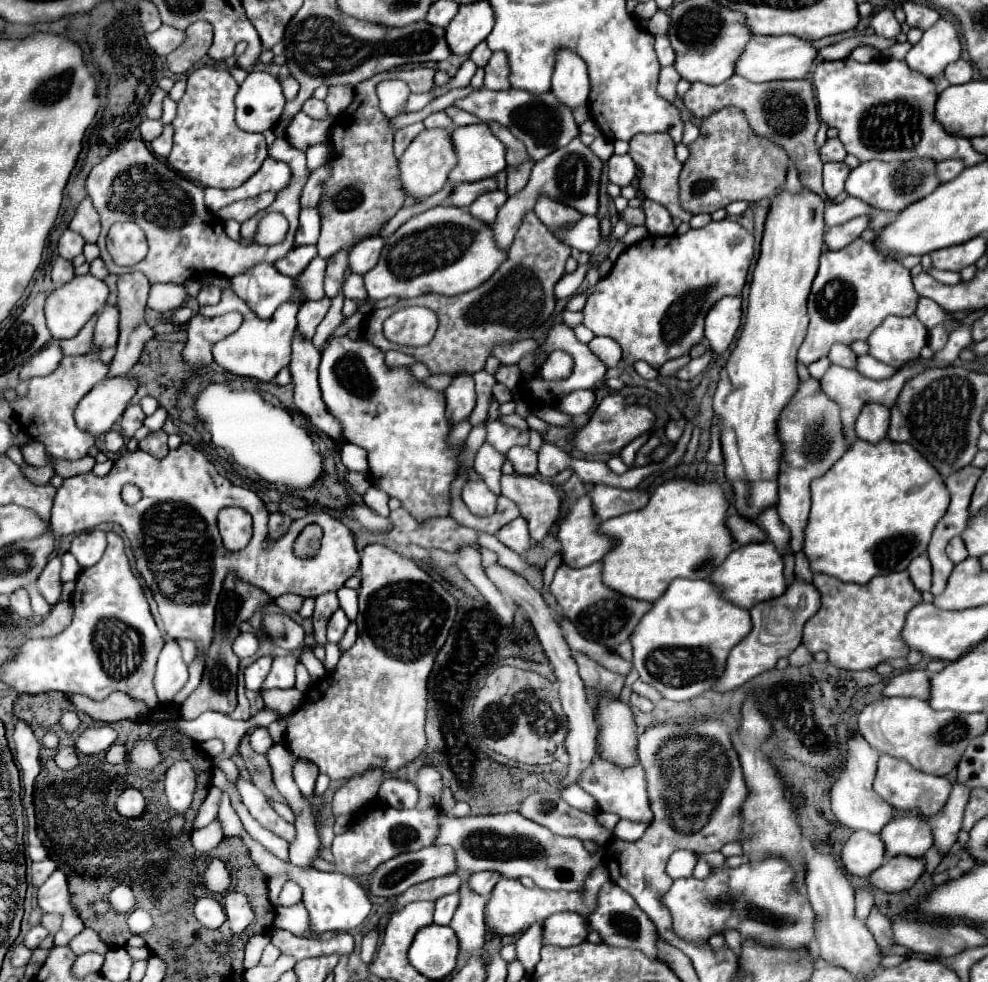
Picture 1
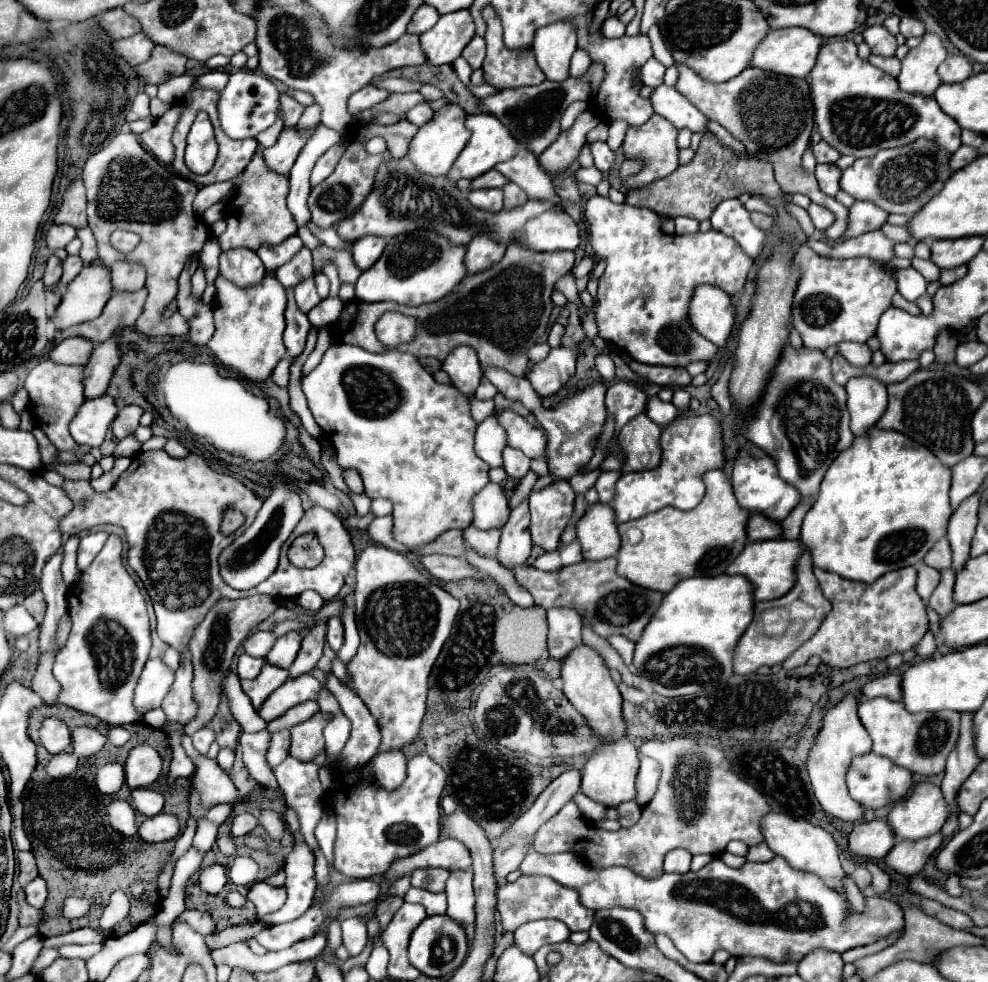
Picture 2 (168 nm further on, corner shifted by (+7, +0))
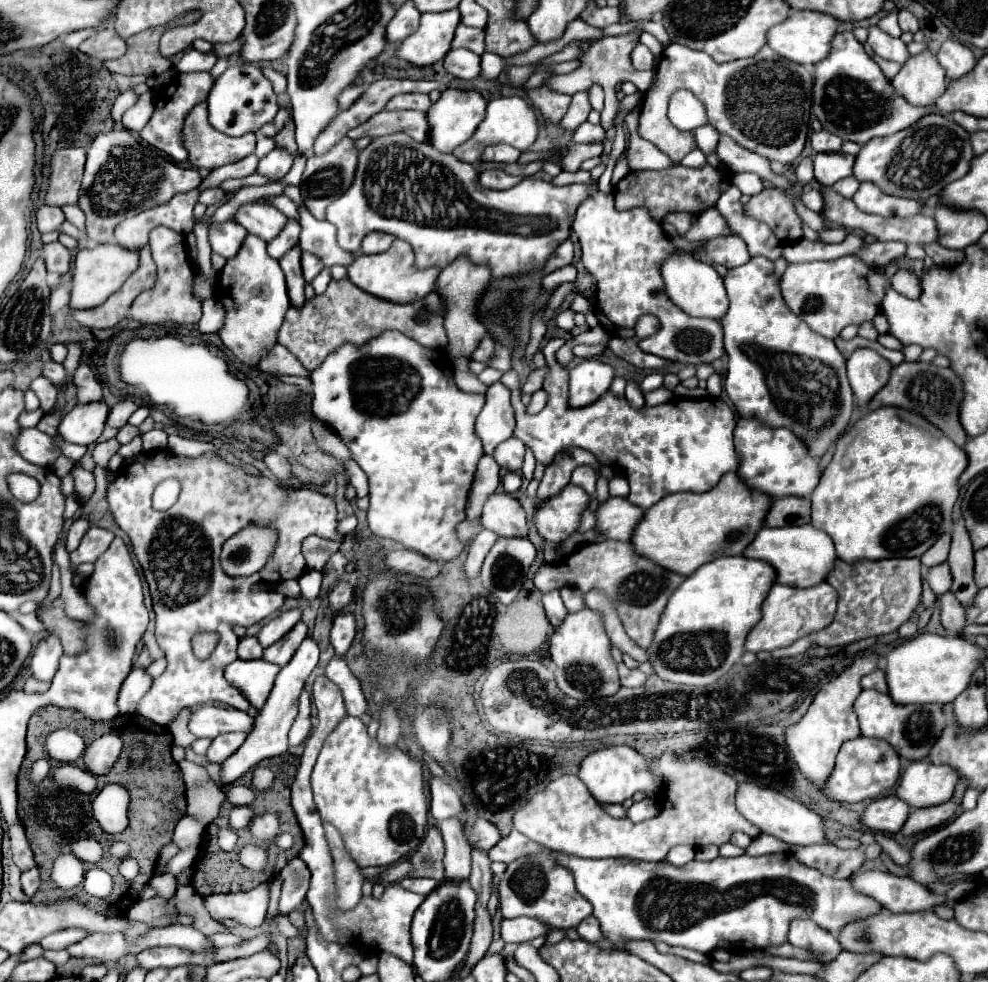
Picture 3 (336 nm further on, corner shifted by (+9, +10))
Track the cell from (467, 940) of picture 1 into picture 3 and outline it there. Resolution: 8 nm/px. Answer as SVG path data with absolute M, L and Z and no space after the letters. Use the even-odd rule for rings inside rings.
M456 818L442 820L440 832L446 844L446 880L466 880L470 876L470 844L464 834L464 824Z

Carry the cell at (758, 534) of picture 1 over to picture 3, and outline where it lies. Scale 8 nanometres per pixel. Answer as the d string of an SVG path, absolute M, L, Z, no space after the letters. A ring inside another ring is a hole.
M798 496L776 498L766 516L766 526L802 526L810 522L810 500Z

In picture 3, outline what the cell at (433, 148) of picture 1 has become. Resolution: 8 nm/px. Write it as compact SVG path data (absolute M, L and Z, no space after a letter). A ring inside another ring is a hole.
M444 90L440 100L430 106L428 122L430 122L430 142L438 152L452 152L456 146L466 142L478 124L486 116L486 98L476 90Z

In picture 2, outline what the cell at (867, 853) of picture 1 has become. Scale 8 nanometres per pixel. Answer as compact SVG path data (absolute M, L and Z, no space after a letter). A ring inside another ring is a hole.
M870 820L856 824L848 836L848 850L852 856L864 860L880 860L892 850L896 838L884 820Z

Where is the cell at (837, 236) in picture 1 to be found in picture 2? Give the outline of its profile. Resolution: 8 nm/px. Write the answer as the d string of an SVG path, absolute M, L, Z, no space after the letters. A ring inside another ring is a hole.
M854 202L854 206L848 212L848 232L844 232L836 242L842 244L850 238L856 238L864 232L878 230L888 218L888 212L880 210L878 206L872 206L872 202Z

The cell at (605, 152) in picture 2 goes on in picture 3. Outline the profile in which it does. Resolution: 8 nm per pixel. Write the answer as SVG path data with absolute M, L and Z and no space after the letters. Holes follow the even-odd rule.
M582 122L576 132L574 132L574 142L576 144L592 144L592 142L604 142L604 128L602 126L594 126L590 122Z

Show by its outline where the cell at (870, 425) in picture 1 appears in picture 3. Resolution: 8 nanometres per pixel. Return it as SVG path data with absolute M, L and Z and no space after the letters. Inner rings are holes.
M858 348L848 358L848 380L856 396L856 404L864 408L890 376L892 364L870 348Z

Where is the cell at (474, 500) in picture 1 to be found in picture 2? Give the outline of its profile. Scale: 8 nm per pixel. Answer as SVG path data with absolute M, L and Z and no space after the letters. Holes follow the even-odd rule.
M488 482L474 498L472 498L472 524L480 530L502 528L510 516L508 498L500 484Z

